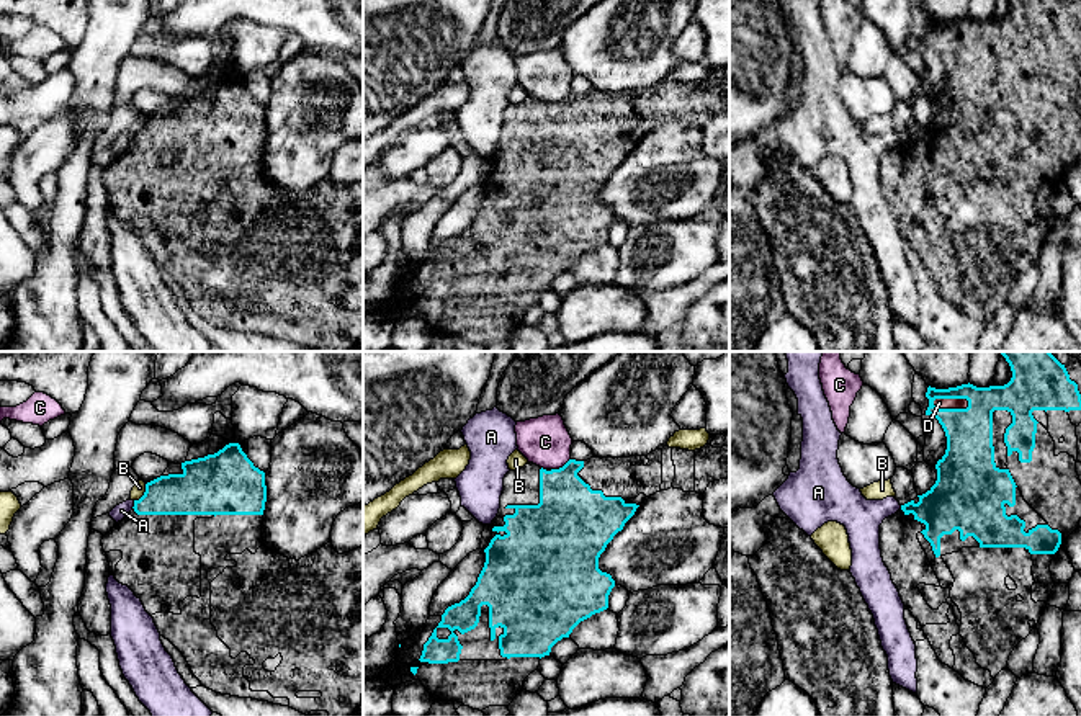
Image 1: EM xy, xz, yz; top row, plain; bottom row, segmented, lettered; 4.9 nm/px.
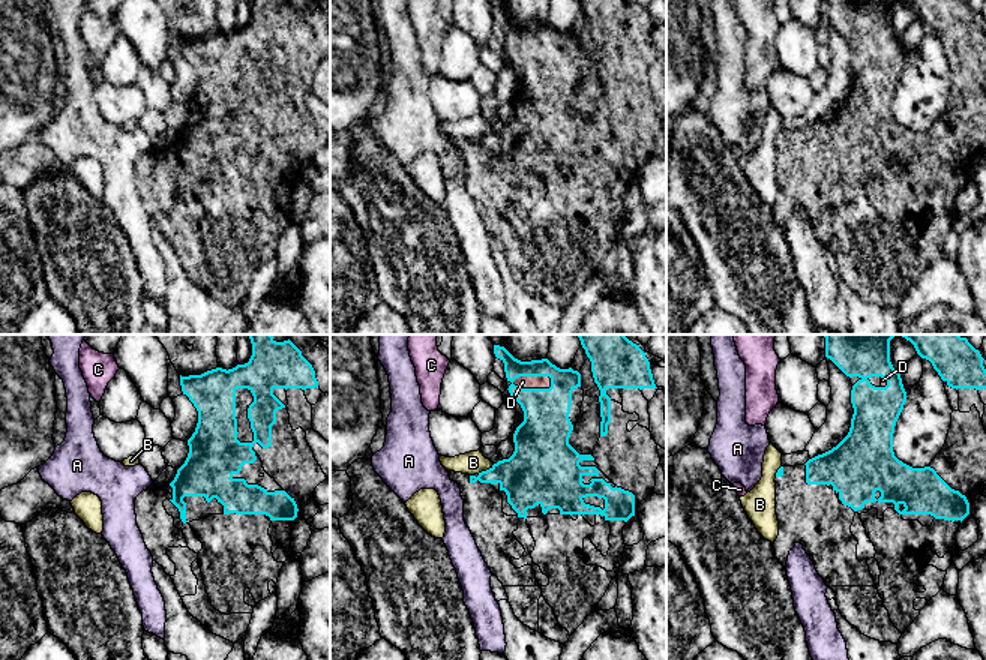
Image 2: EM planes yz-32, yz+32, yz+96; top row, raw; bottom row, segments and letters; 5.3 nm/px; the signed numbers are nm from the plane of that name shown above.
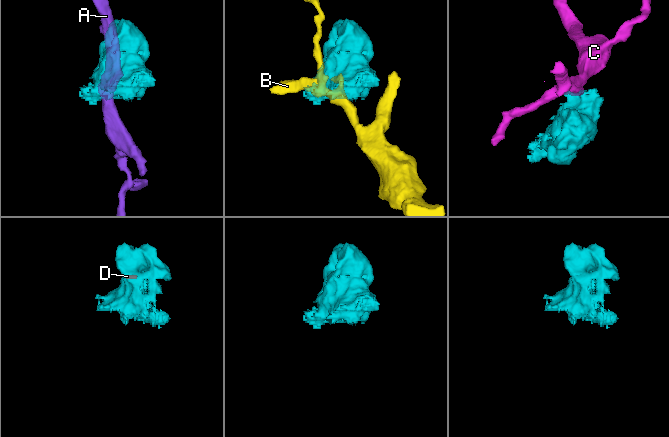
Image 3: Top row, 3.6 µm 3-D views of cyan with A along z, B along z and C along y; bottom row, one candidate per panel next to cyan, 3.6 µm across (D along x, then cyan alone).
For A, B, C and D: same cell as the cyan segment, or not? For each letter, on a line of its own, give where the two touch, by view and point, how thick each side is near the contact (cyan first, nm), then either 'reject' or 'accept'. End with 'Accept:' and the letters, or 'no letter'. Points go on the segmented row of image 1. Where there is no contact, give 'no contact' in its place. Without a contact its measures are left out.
A: meets cyan in xy at (134, 504); 200 nm thick on the cyan side, 70 nm on the other; reject
B: meets cyan in xy at (144, 494); 220 nm thick on the cyan side, 70 nm on the other; reject
C: meets cyan in xz at (560, 468); 340 nm thick on the cyan side, 240 nm on the other; reject
D: meets cyan in yz at (950, 409); 240 nm thick on the cyan side, 50 nm on the other; accept
Accept: D

